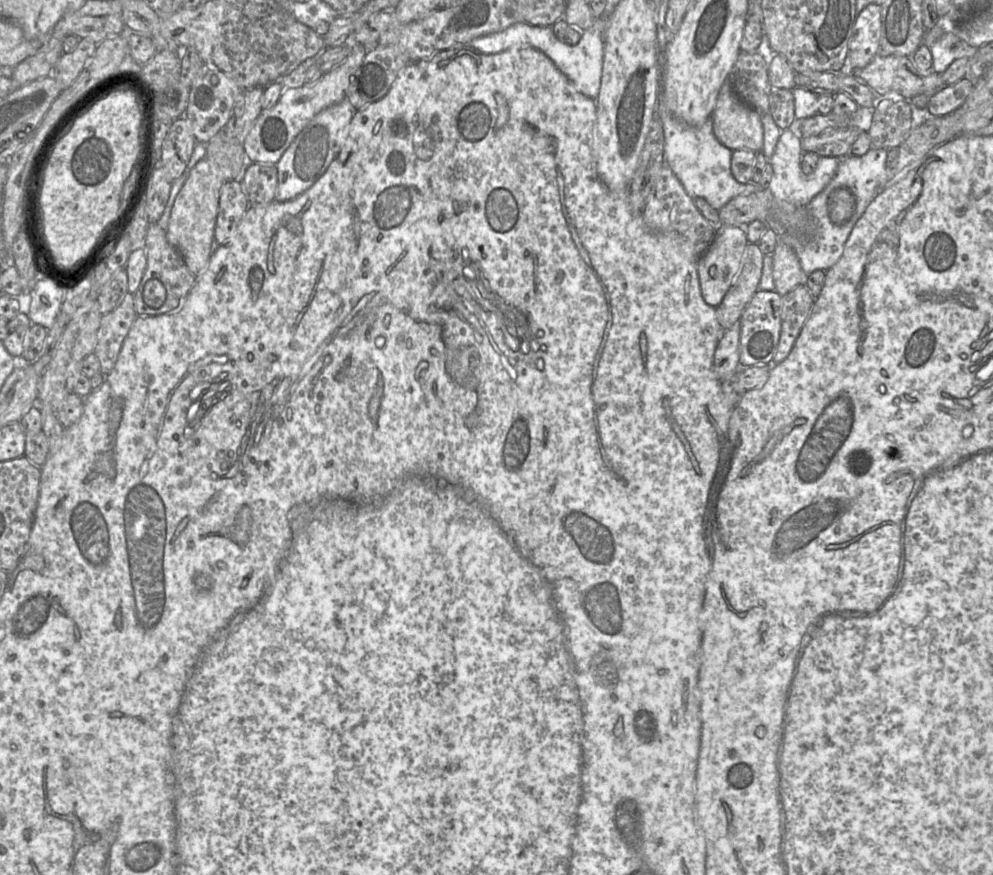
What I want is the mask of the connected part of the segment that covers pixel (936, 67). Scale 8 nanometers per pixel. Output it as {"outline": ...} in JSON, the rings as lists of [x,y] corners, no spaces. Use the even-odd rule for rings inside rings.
{"outline":[[[948,28],[930,47],[933,72],[944,73],[955,60],[970,55],[973,50],[956,35],[953,29]]]}

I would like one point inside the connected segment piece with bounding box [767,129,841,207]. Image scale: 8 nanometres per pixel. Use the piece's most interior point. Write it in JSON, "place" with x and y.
{"place":[789,183]}

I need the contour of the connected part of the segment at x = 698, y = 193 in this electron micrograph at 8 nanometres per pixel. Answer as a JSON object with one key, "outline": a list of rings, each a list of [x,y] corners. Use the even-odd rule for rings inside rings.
{"outline":[[[661,91],[658,97],[658,116],[664,132],[664,161],[673,171],[691,198],[704,198],[712,208],[720,210],[731,199],[756,192],[762,187],[749,182],[739,183],[731,172],[732,152],[721,144],[713,133],[712,119],[700,126],[689,126],[678,120],[666,107]]]}

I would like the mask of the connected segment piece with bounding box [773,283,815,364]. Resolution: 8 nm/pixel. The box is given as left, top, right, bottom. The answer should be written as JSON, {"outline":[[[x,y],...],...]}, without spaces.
{"outline":[[[805,283],[782,296],[781,331],[773,358],[774,364],[785,360],[791,352],[803,325],[811,314],[814,301],[815,298]]]}

